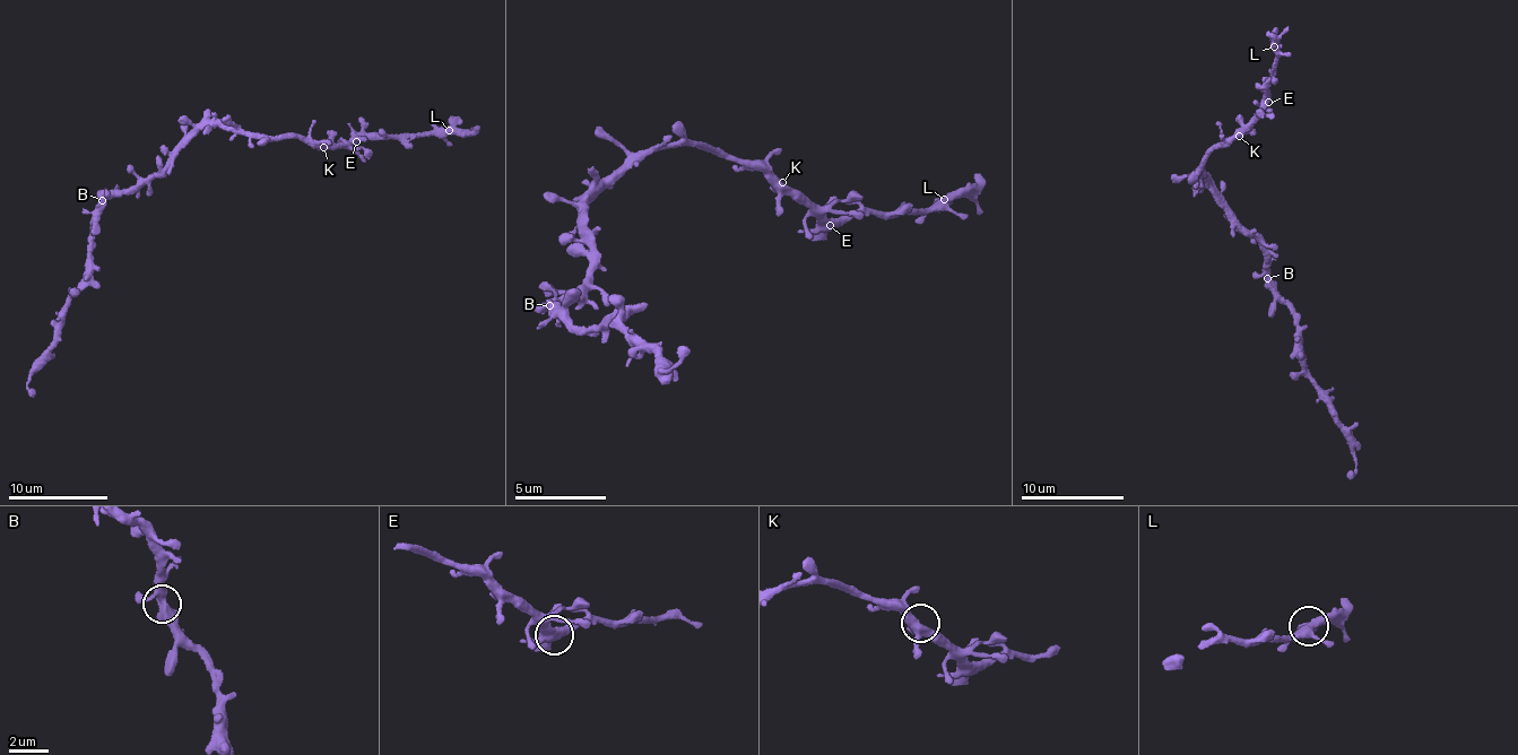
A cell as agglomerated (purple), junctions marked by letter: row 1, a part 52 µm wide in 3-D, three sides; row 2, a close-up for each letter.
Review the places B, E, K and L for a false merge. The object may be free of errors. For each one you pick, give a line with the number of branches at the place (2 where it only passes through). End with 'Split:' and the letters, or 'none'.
B: 4 branches meet
Split: B

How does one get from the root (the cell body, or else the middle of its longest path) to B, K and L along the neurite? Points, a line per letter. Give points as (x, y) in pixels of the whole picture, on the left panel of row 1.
B: (190, 139), (175, 150), (170, 163), (153, 175), (129, 189), (112, 191), (102, 199)
K: (190, 139), (206, 127), (223, 126), (245, 135), (271, 139), (287, 136), (323, 147)
L: (190, 139), (206, 127), (223, 126), (245, 135), (287, 136), (344, 147), (357, 137), (401, 139), (449, 130)

